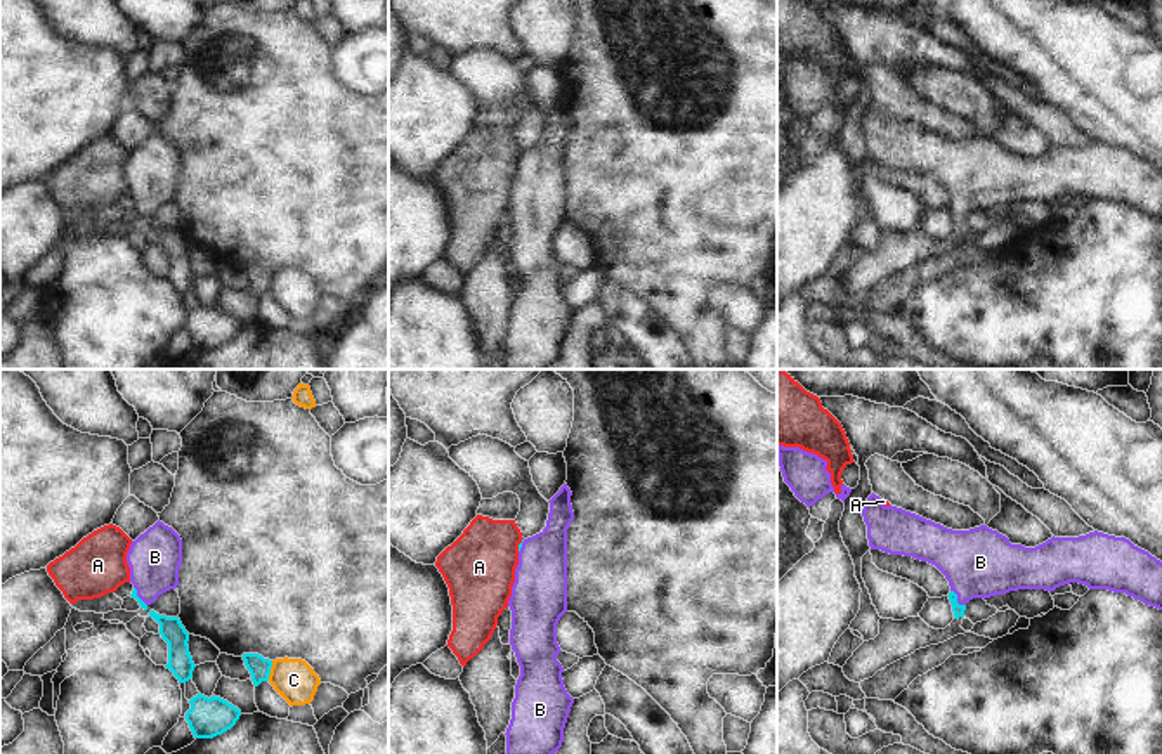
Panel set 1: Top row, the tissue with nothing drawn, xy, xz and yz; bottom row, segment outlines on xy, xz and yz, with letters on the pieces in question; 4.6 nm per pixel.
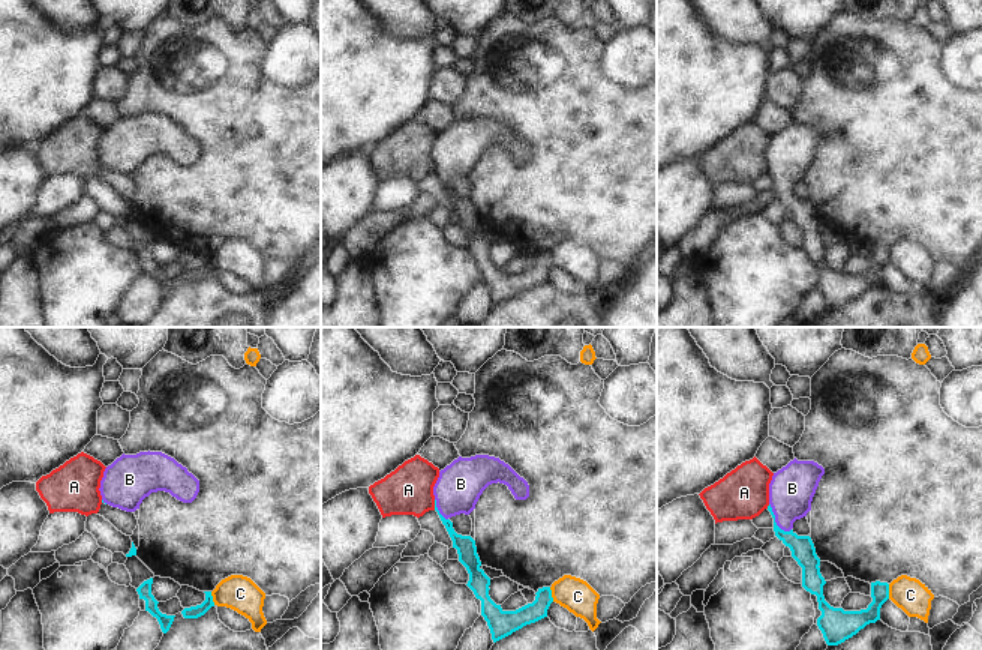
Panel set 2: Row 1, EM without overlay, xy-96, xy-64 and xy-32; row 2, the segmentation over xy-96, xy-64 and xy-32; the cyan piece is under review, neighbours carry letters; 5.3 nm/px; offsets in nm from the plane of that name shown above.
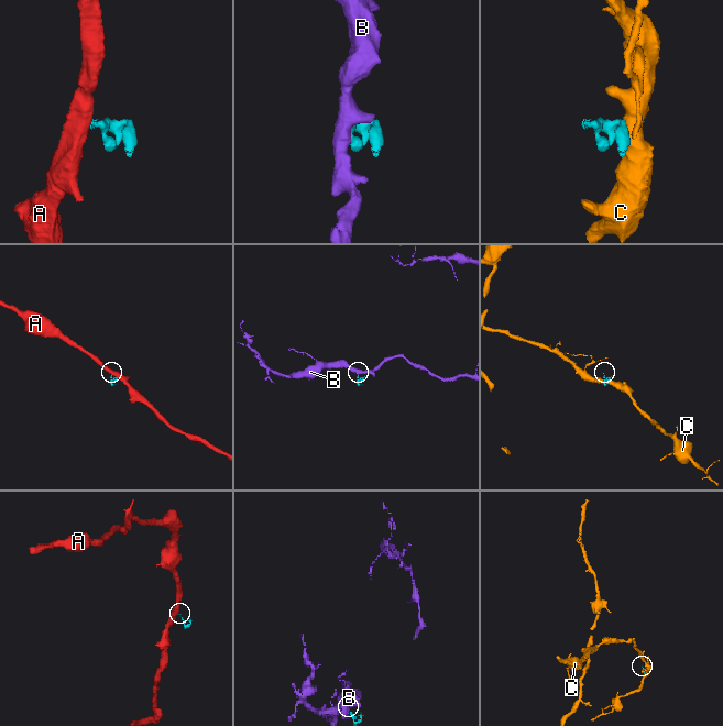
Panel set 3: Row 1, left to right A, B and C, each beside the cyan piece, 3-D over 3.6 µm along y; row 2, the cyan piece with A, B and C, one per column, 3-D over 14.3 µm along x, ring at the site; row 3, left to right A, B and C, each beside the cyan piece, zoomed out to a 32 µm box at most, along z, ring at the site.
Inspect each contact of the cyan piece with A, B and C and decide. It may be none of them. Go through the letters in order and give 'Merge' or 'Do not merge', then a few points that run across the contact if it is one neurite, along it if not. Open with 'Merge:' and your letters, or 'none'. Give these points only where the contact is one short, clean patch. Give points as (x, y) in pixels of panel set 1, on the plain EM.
Merge: B
A: Do not merge. Line: xz (522, 149), (517, 162)
B: Merge. Line: yz (958, 220), (956, 212), (980, 174)
C: Do not merge. Line: xy (273, 272), (267, 292).

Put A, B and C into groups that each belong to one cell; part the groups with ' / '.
A / B / C

